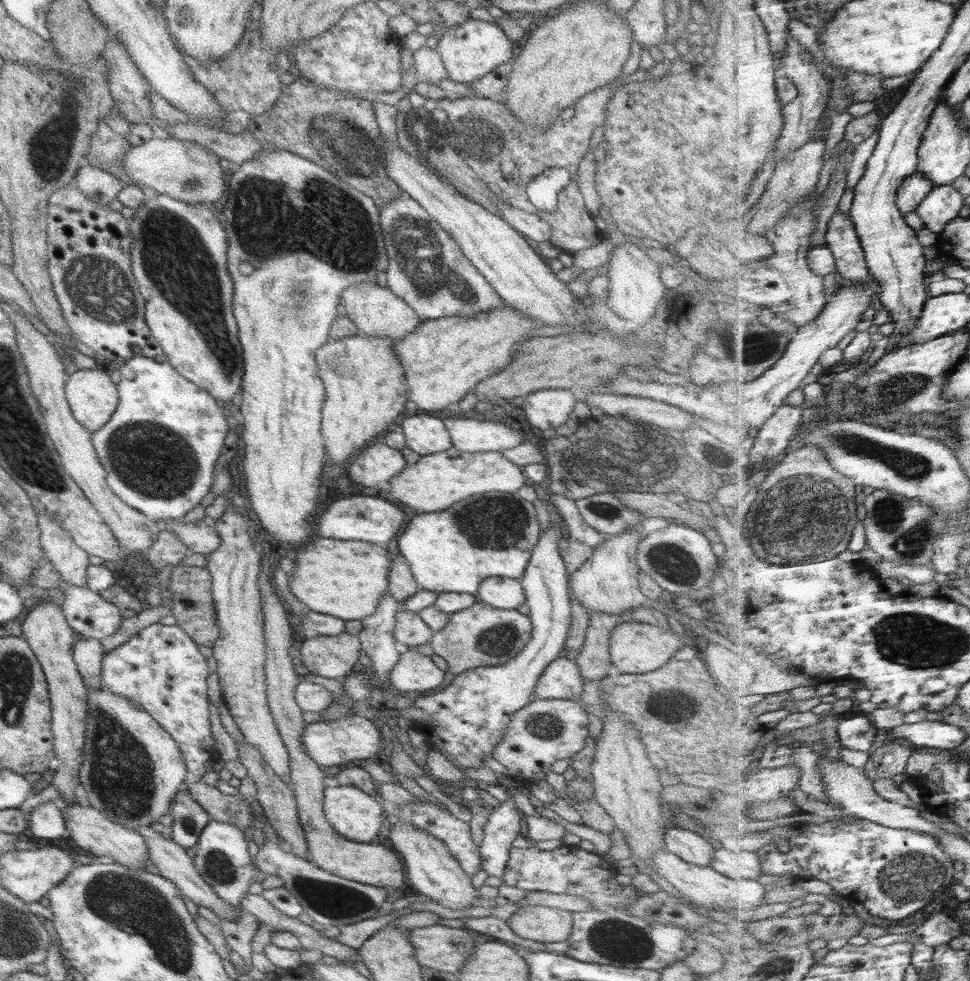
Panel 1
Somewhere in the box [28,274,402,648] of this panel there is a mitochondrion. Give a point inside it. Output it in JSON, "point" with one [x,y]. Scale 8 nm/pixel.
{"point":[152,460]}

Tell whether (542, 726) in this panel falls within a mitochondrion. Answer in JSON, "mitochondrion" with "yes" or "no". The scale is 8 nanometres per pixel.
{"mitochondrion":"yes"}

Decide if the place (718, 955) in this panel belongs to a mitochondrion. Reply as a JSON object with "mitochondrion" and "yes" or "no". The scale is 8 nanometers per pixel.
{"mitochondrion":"no"}

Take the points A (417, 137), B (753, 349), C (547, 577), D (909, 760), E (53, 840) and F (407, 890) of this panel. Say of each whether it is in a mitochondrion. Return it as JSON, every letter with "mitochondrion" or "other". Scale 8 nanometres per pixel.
{"A":"other","B":"mitochondrion","C":"other","D":"other","E":"other","F":"other"}

